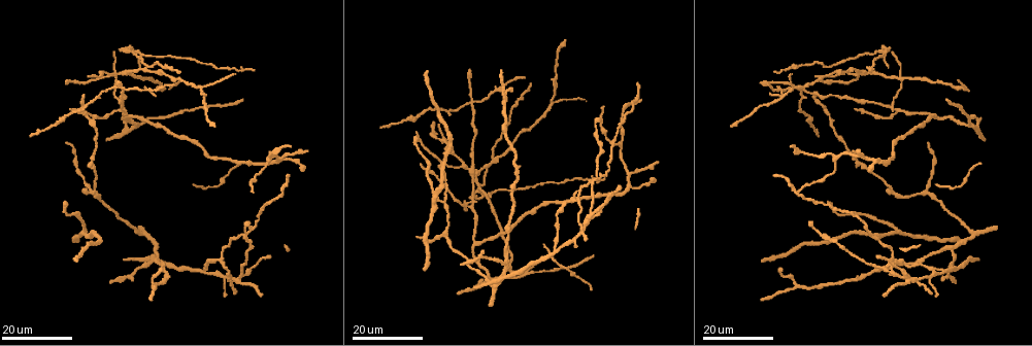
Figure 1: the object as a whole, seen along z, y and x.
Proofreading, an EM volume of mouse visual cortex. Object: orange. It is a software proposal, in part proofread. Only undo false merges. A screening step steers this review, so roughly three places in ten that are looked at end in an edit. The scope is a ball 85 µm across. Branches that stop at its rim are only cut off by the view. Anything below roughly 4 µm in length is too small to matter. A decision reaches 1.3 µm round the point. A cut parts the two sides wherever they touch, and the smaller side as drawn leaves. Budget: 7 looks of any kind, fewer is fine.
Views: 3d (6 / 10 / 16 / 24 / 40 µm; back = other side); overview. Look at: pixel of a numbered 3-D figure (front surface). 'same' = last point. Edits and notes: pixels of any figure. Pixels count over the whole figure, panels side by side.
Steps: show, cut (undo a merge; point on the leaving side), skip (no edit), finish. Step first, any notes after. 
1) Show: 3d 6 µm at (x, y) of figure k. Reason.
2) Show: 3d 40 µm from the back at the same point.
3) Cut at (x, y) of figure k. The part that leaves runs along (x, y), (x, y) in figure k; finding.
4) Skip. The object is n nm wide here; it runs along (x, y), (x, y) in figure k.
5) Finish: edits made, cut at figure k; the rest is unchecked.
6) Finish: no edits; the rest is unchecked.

Show: 3d 24 µm at (470, 101) of figure 1. Four or more arms meet.

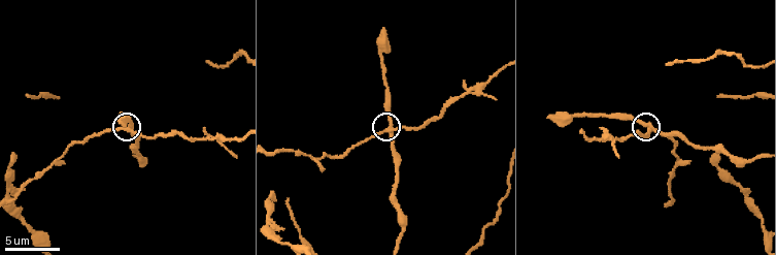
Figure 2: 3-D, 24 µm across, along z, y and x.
Show: 3d 10 µm at (652, 128) of figure 2.

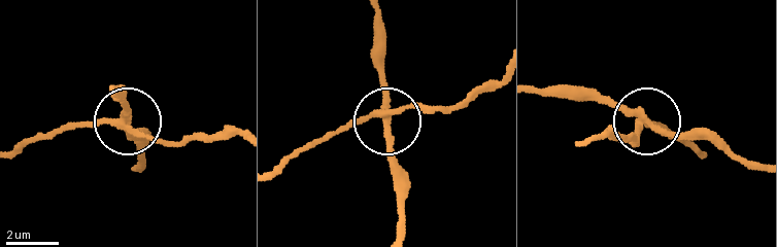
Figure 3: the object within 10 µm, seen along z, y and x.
Cut at (154, 139) of figure 3. The object is 260 nm wide here; two neurons meet here.

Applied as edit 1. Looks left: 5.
Show: overview.

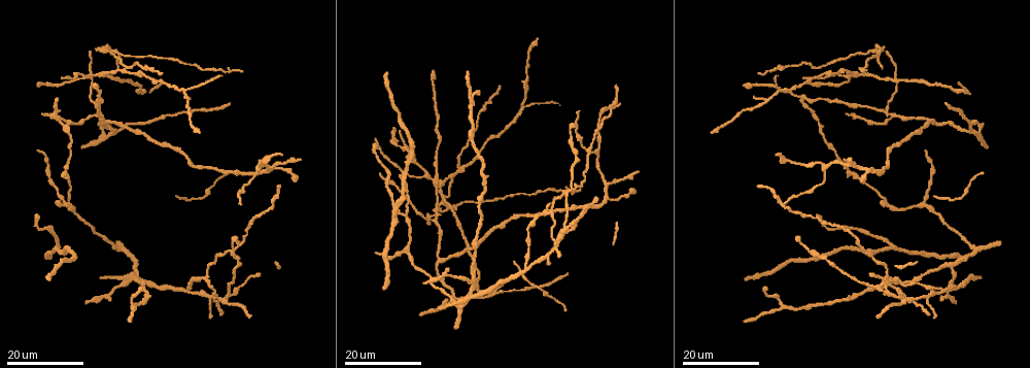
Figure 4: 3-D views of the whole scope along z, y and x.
Show: 3d 16 µm at (858, 75) of figure 4.

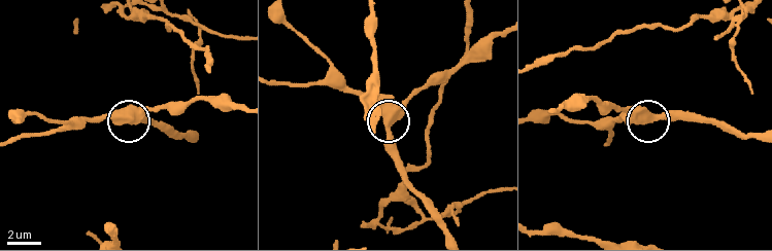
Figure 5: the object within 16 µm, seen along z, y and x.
Show: 3d 6 µm at (648, 115) of figure 5.

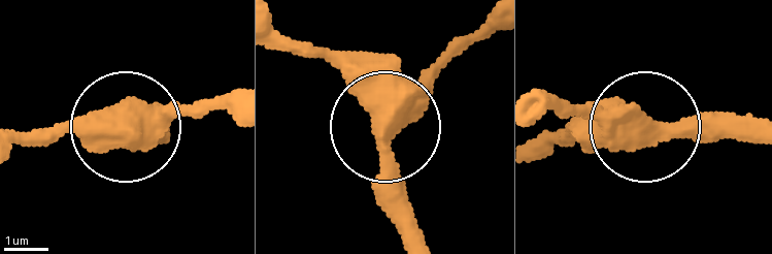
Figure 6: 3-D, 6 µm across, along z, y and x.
Show: 3d 6 µm from the back at (389, 129) of figure 6. Other side.

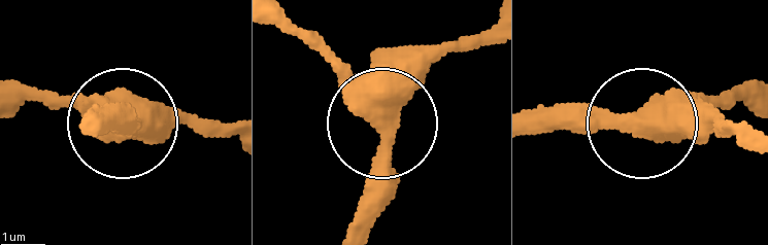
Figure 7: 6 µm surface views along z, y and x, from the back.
Skip. The side arm is 42 µm long; one neuron here.

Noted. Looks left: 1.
Finish: edits made, cut at figure 3; the rest is unchecked.

